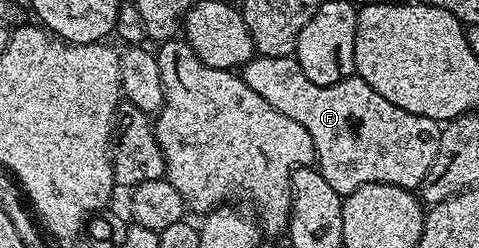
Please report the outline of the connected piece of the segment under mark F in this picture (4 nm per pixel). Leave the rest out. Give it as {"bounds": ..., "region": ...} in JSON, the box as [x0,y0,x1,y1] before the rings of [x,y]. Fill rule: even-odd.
{"bounds":[239,56,442,195],"region":[[[254,56],[240,67],[239,77],[245,81],[247,88],[251,88],[251,92],[259,92],[271,108],[283,112],[283,116],[291,116],[291,120],[307,128],[307,136],[311,136],[317,153],[316,169],[339,195],[355,192],[355,188],[363,184],[395,184],[404,190],[416,191],[435,160],[435,152],[439,152],[442,123],[427,116],[415,116],[415,112],[403,112],[403,108],[395,108],[391,100],[383,100],[383,96],[379,96],[379,92],[375,92],[375,88],[368,86],[362,78],[344,78],[339,84],[330,86],[311,84],[293,56]]]}

